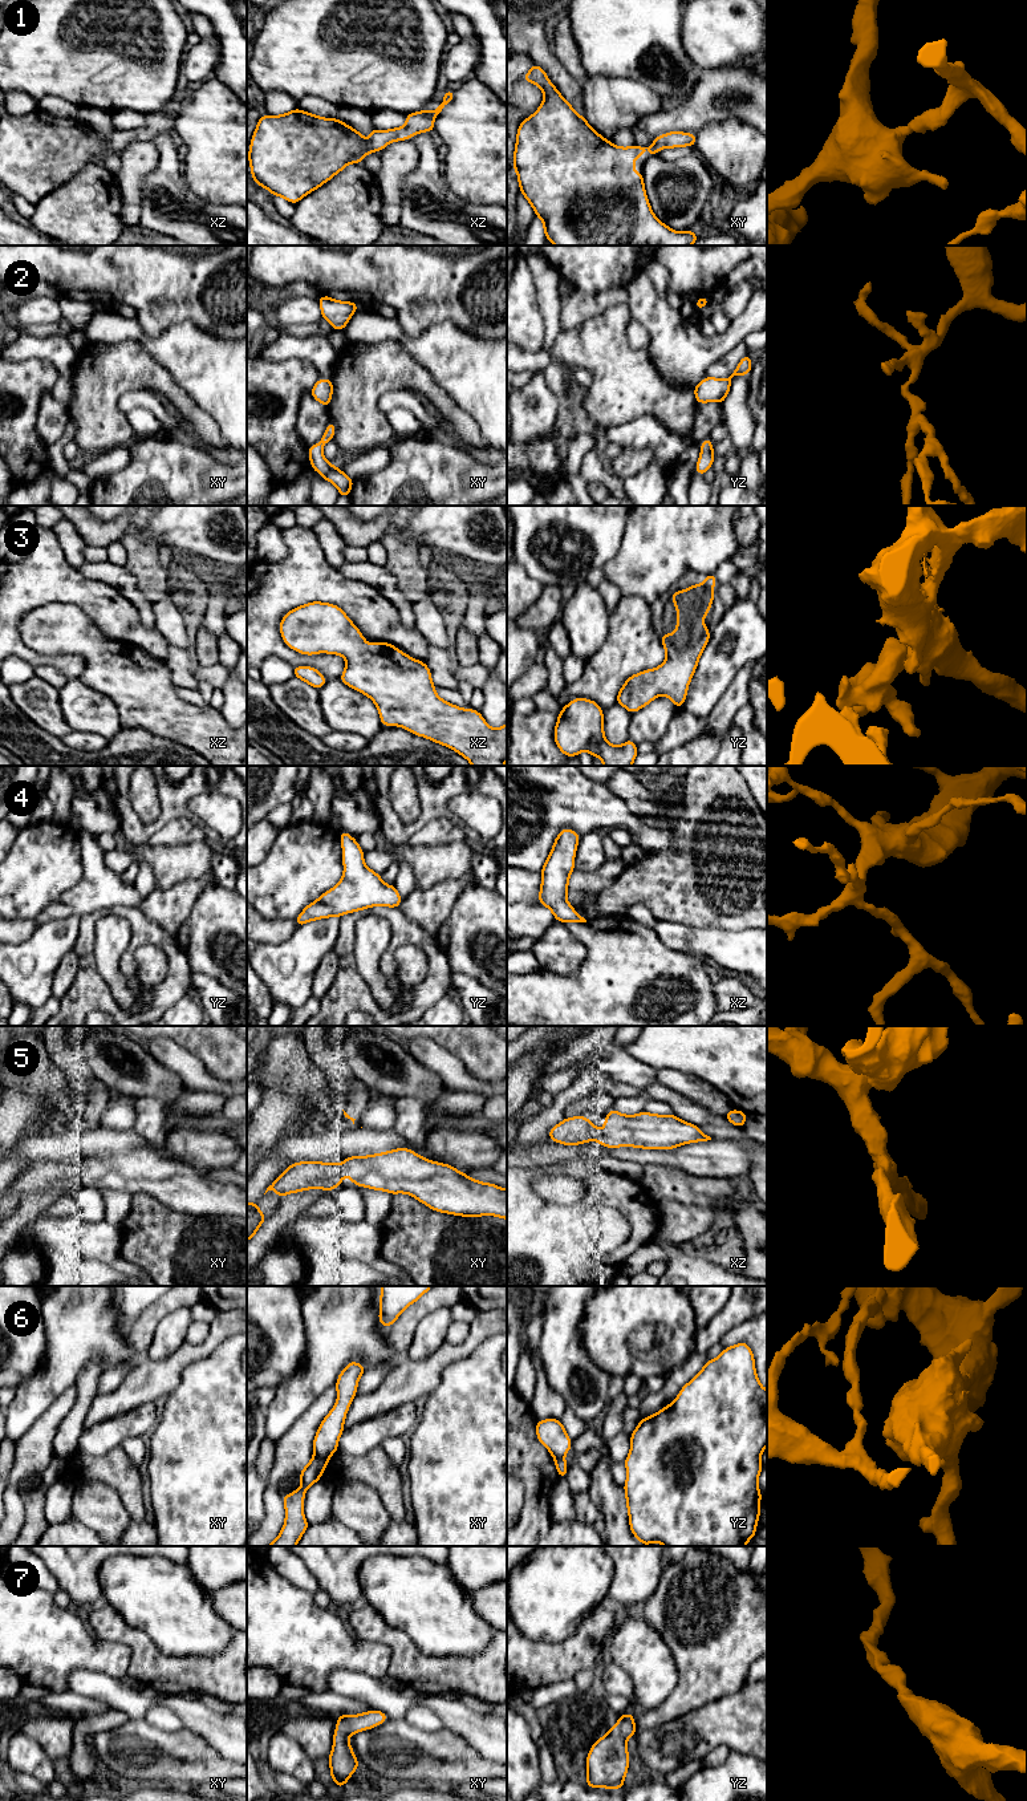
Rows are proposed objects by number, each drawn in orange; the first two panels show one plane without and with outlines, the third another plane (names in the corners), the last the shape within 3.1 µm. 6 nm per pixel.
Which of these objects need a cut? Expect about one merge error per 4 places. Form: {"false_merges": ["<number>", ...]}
{"false_merges": ["6"]}

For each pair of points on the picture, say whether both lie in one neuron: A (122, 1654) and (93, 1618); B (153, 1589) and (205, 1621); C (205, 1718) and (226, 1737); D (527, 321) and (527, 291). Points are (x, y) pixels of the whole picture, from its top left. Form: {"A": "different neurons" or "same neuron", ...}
{"A": "different neurons", "B": "same neuron", "C": "same neuron", "D": "same neuron"}

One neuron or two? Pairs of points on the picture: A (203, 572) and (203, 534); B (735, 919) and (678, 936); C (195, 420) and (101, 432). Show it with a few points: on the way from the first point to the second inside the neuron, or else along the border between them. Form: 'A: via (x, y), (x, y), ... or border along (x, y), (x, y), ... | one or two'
A: border along (174, 555), (203, 556), (220, 567) | two
B: border along (676, 923), (695, 928), (737, 931) | two
C: via (167, 389), (159, 381), (125, 381), (105, 401) | one

